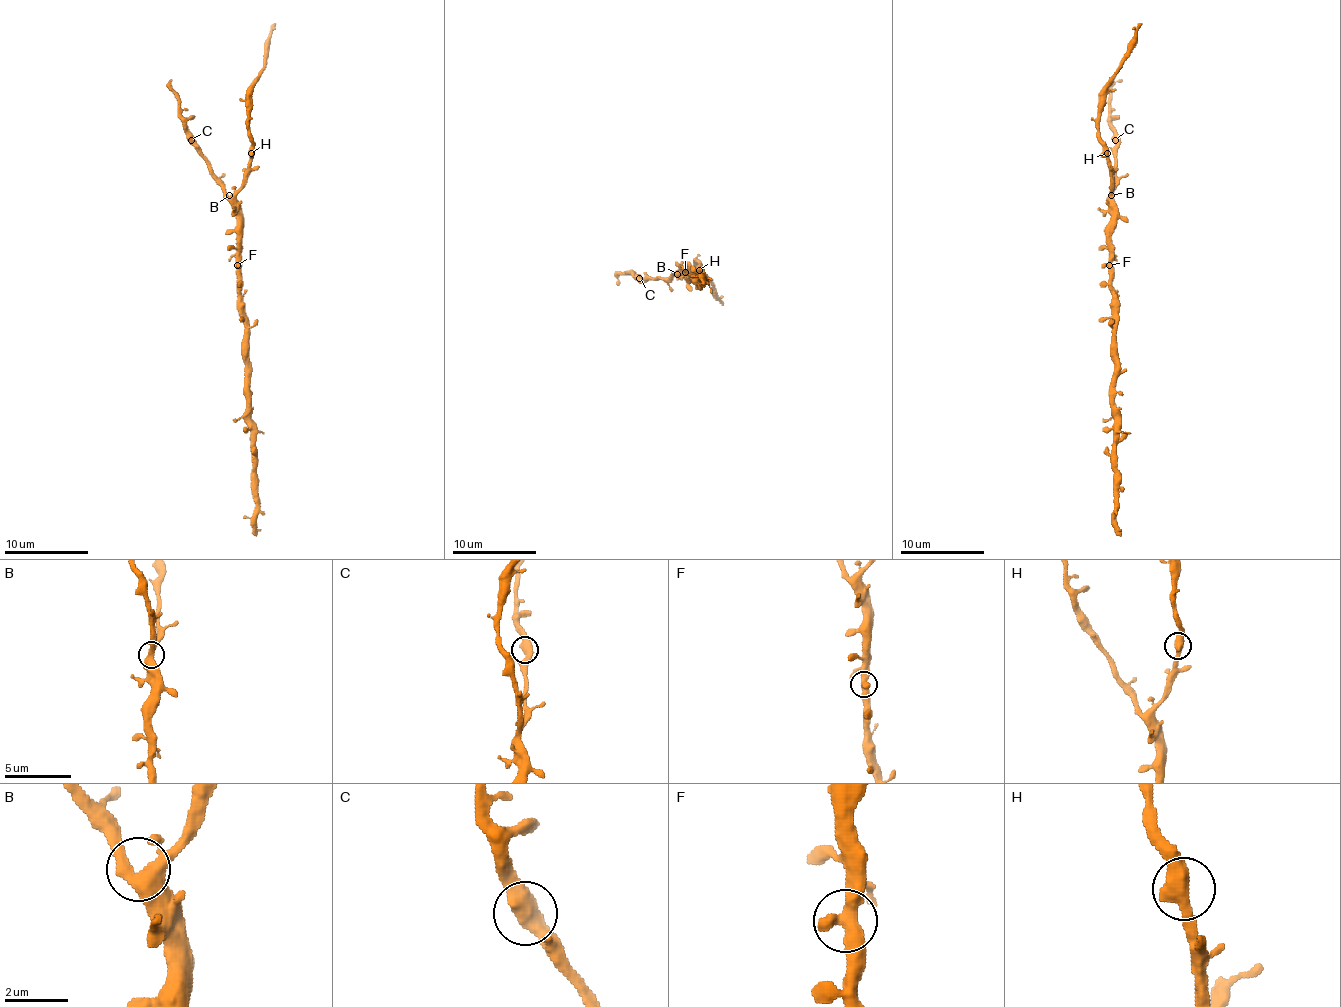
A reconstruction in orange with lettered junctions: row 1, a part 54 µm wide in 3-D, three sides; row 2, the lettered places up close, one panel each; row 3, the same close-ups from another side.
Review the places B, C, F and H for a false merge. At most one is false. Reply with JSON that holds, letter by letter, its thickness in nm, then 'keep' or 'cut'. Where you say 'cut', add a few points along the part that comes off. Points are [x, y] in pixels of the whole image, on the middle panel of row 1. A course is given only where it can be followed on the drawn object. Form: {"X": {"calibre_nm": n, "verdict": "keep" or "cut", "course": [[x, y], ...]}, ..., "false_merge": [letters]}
{"B": {"calibre_nm": 400, "verdict": "keep"}, "C": {"calibre_nm": 500, "verdict": "keep"}, "F": {"calibre_nm": 500, "verdict": "keep"}, "H": {"calibre_nm": 500, "verdict": "keep"}, "false_merge": []}

